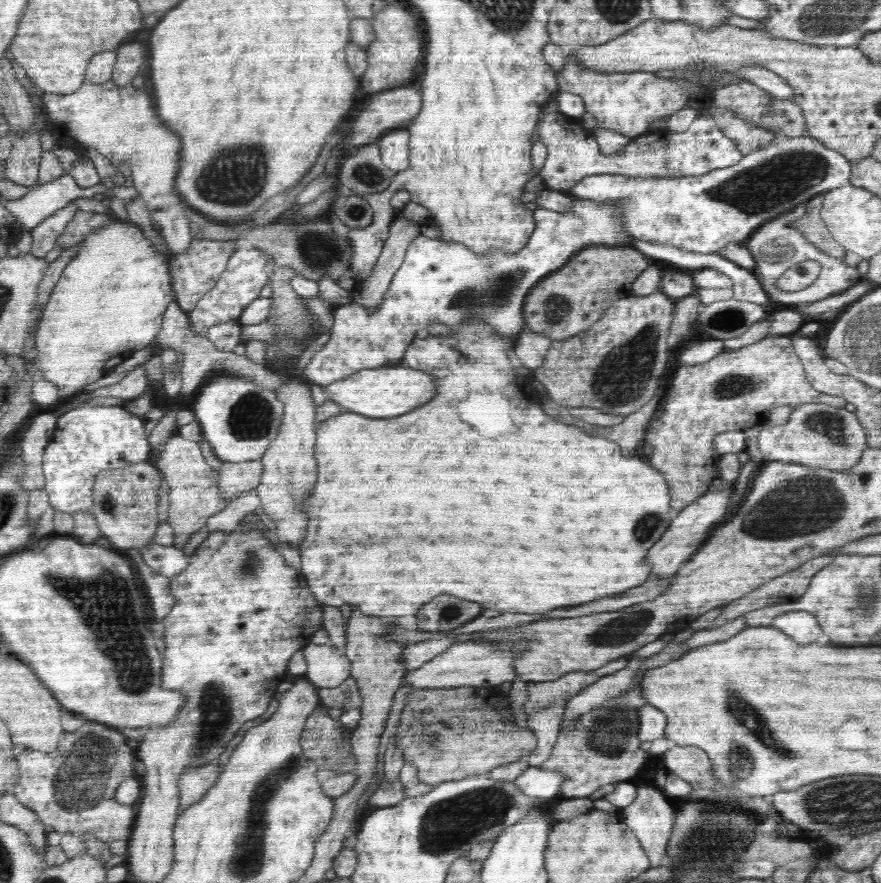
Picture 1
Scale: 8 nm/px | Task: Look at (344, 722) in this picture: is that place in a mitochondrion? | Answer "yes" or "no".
no

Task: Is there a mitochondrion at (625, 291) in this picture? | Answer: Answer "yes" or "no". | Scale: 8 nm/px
no

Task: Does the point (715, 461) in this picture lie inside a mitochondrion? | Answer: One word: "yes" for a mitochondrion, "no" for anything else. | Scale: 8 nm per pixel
no

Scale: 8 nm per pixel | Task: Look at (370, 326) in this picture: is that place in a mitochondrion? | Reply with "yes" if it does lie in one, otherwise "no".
no

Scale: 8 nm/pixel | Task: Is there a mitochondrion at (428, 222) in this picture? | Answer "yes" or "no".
no

